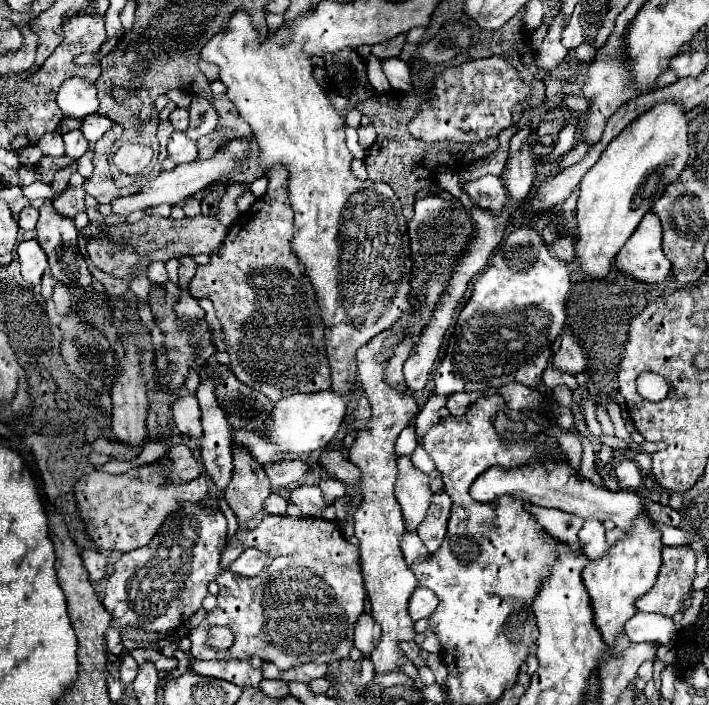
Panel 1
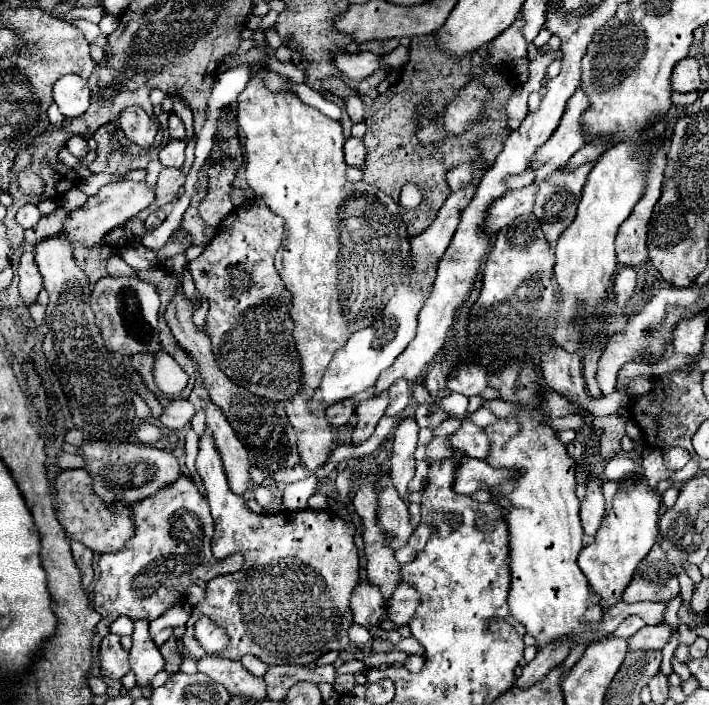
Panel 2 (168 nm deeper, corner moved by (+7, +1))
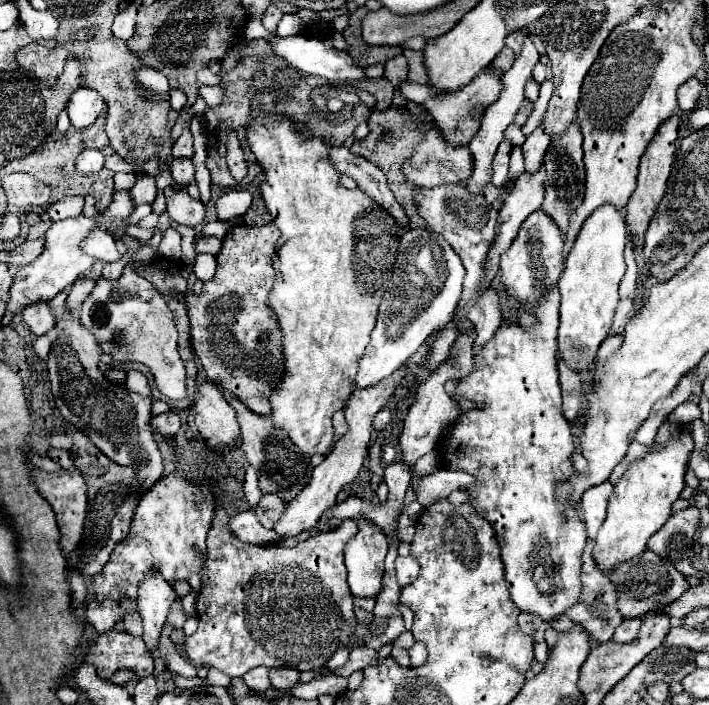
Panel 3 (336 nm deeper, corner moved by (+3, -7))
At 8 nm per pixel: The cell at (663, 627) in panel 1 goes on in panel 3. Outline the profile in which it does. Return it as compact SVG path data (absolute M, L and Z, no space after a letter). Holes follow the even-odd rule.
M638 618L622 620L622 624L614 630L614 642L630 642L630 640L634 640L636 634L638 634L638 628L640 628Z

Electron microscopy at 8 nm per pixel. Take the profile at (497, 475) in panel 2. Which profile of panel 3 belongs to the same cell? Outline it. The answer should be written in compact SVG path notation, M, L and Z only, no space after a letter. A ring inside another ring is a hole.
M436 470L430 476L424 476L418 486L414 486L416 502L420 502L424 508L432 502L438 502L442 498L448 498L454 490L466 488L474 482L474 478L466 472L454 472L454 470Z

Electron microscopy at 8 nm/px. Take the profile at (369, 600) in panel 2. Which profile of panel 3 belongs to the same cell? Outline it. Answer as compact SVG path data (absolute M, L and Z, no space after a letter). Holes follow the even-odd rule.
M358 516L356 524L358 532L344 548L348 586L354 596L374 598L382 588L388 540L384 532L364 516Z

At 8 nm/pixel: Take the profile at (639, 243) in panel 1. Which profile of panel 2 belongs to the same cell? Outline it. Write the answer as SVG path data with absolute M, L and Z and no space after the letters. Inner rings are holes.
M656 152L650 162L646 192L640 198L638 206L632 210L632 216L620 226L616 236L616 258L622 266L640 266L646 264L648 258L648 222L652 216L652 208L660 198L660 184L664 178L666 154Z

